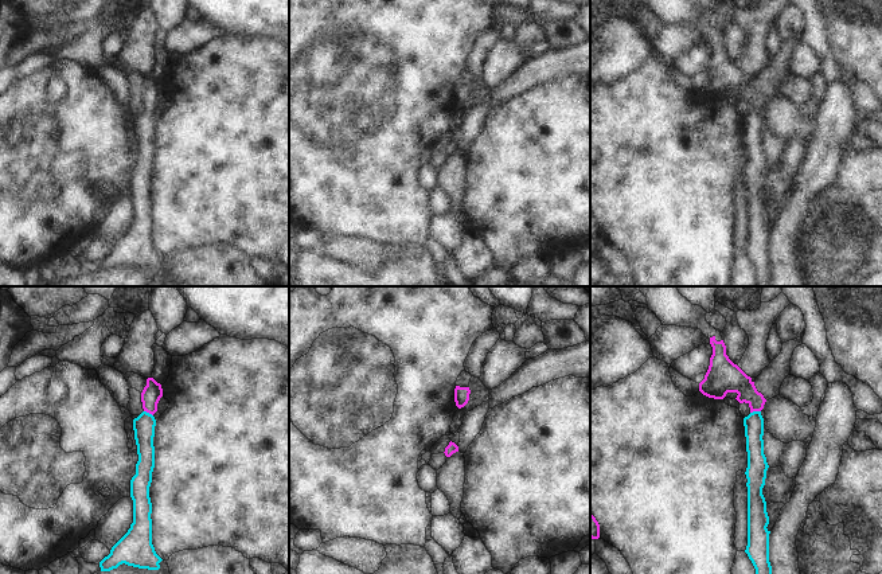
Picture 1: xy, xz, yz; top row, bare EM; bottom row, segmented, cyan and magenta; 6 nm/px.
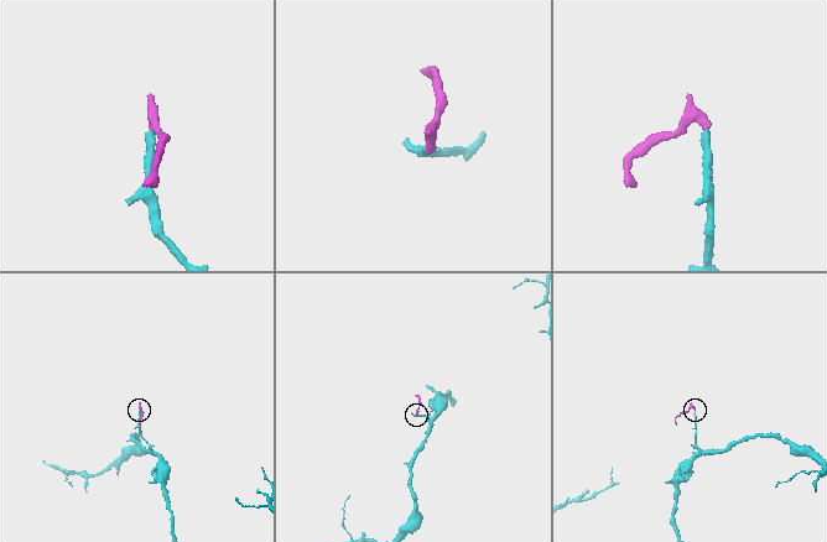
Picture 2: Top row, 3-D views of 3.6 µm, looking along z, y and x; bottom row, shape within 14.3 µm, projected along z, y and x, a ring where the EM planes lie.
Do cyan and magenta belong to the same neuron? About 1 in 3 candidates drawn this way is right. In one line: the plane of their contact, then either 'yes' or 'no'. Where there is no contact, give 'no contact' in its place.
yz | yes

